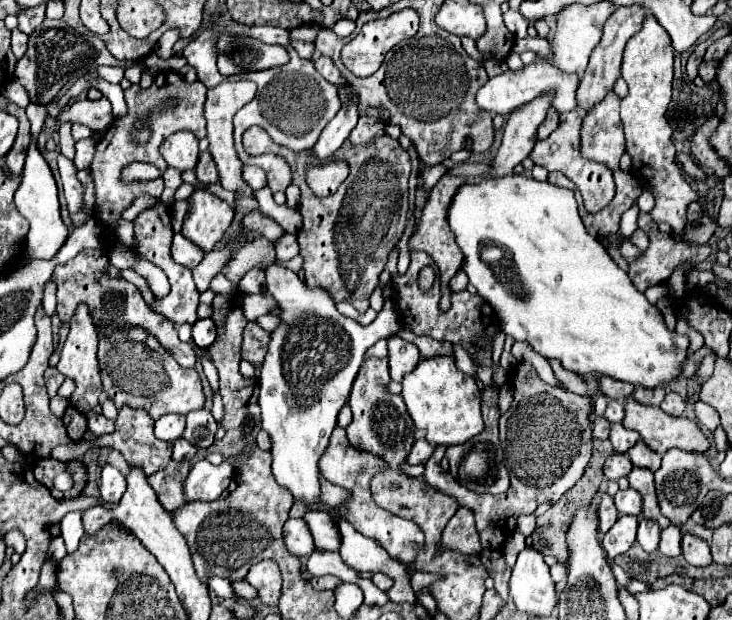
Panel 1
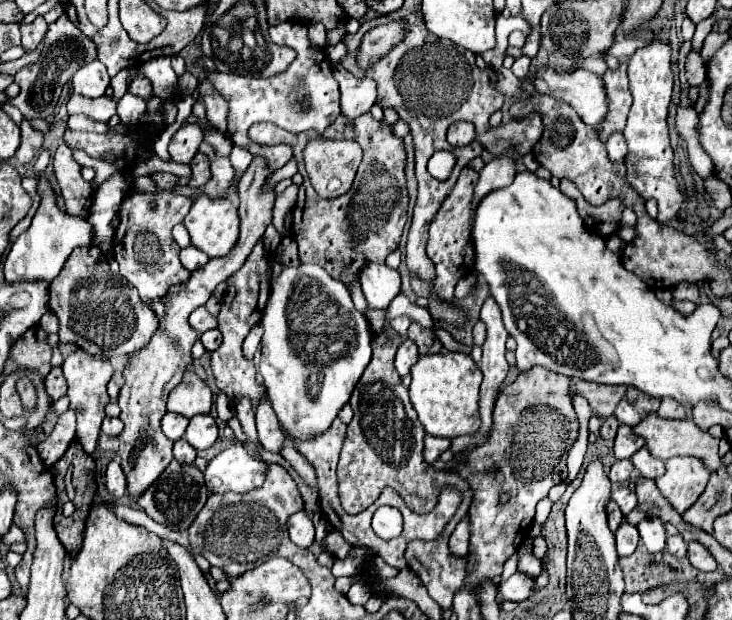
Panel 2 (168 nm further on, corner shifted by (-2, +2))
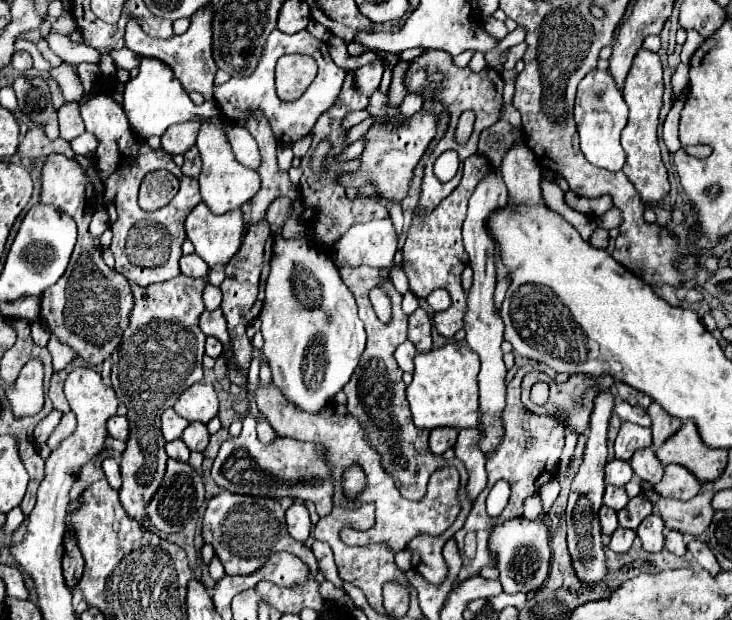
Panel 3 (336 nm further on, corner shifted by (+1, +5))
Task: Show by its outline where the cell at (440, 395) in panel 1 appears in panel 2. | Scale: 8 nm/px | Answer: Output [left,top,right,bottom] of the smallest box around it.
[411,353,481,463]

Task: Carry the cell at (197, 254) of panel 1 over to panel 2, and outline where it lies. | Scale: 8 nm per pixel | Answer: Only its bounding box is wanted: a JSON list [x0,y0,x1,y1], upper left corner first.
[181,247,209,271]

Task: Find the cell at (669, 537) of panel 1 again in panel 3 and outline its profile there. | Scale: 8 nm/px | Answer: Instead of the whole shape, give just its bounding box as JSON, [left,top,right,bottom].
[666,530,686,556]

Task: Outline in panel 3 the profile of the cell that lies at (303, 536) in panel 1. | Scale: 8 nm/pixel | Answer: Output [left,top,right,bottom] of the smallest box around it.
[286,500,310,542]

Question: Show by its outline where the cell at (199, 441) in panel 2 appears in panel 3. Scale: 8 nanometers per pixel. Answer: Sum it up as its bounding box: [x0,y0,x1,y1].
[182,422,210,452]

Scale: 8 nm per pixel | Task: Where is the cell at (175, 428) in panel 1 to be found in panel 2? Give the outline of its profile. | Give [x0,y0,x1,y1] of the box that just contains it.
[163,413,189,441]

